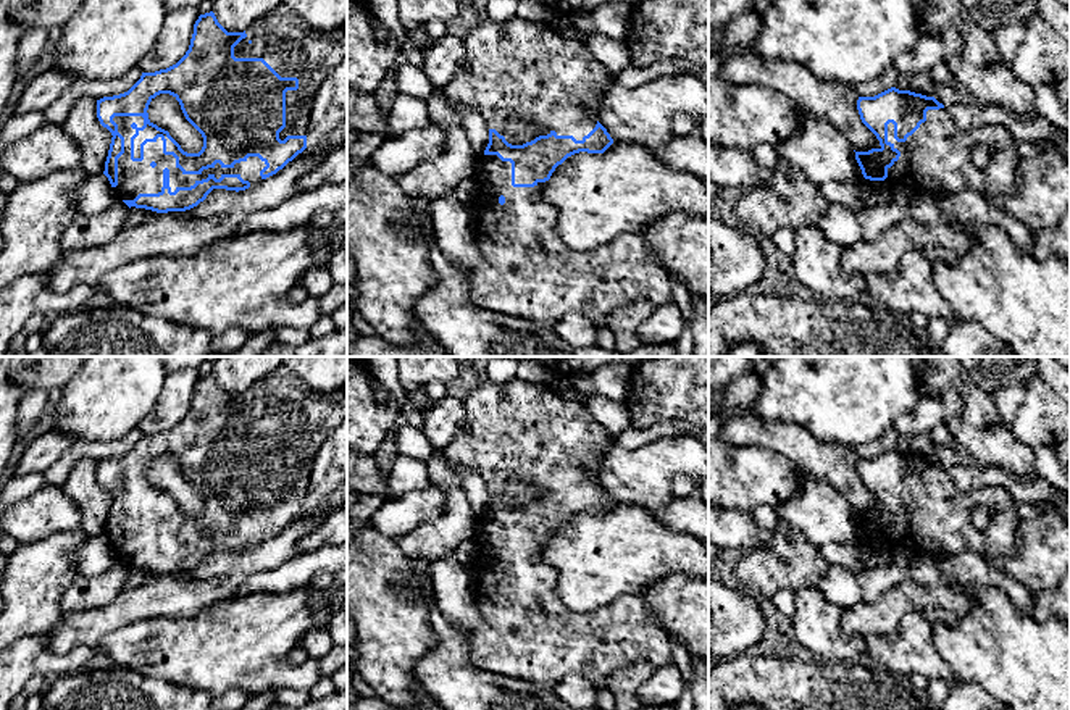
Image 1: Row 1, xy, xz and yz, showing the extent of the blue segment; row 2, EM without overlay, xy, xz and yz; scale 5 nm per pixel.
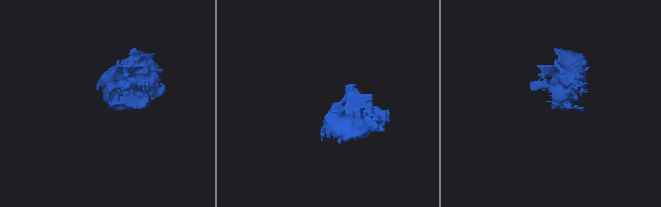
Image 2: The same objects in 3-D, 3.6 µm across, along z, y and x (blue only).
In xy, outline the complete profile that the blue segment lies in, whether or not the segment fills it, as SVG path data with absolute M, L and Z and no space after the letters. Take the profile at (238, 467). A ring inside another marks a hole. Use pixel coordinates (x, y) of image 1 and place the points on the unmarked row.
M286 366L257 381L244 394L228 394L213 373L200 376L189 411L176 426L142 434L127 453L97 462L97 479L113 497L103 536L113 549L115 560L129 570L186 573L203 563L213 550L239 553L276 536L307 510L313 460L328 434L345 418L347 395L342 390L315 392ZM160 455L173 457L186 481L202 495L203 508L199 515L184 513L168 492L148 481L148 466Z

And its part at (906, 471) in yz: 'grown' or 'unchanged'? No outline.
grown

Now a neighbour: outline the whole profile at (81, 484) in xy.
M79 460L69 471L61 489L81 510L81 529L89 537L103 536L113 497L97 479L97 460Z

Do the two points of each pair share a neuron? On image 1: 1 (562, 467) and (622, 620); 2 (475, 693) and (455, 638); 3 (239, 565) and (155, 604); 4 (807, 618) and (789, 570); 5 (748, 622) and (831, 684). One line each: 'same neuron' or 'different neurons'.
1: same neuron
2: same neuron
3: same neuron
4: different neurons
5: different neurons

